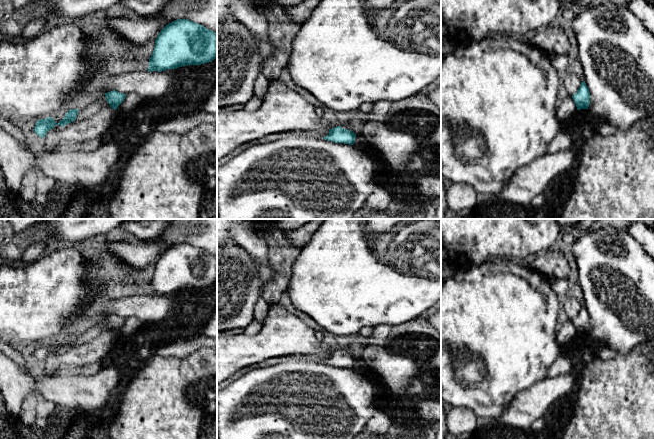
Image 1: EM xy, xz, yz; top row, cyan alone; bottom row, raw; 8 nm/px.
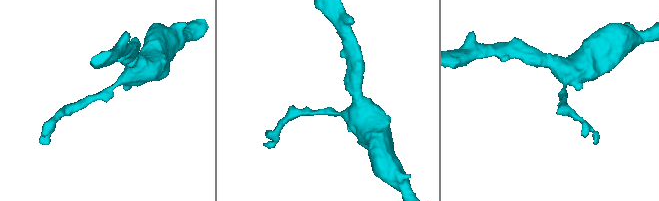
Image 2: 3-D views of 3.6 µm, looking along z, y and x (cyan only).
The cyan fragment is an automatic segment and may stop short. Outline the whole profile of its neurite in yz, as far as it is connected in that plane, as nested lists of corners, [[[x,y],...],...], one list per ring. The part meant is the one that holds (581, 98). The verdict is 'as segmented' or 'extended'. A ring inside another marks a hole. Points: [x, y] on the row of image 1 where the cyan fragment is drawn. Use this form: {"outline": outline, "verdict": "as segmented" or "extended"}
{"outline": [[[585,81],[581,82],[579,89],[572,95],[572,98],[576,104],[577,110],[588,109],[590,104],[590,93]]], "verdict": "as segmented"}

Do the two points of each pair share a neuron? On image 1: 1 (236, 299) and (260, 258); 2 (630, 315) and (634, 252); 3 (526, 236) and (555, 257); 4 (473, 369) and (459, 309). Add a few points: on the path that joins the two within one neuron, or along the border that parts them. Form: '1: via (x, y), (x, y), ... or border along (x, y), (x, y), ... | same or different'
1: border along (241, 246), (257, 266), (263, 285) | different
2: via (630, 299), (630, 268) | same
3: border along (550, 247), (536, 255) | different
4: via (475, 354), (474, 324) | same

